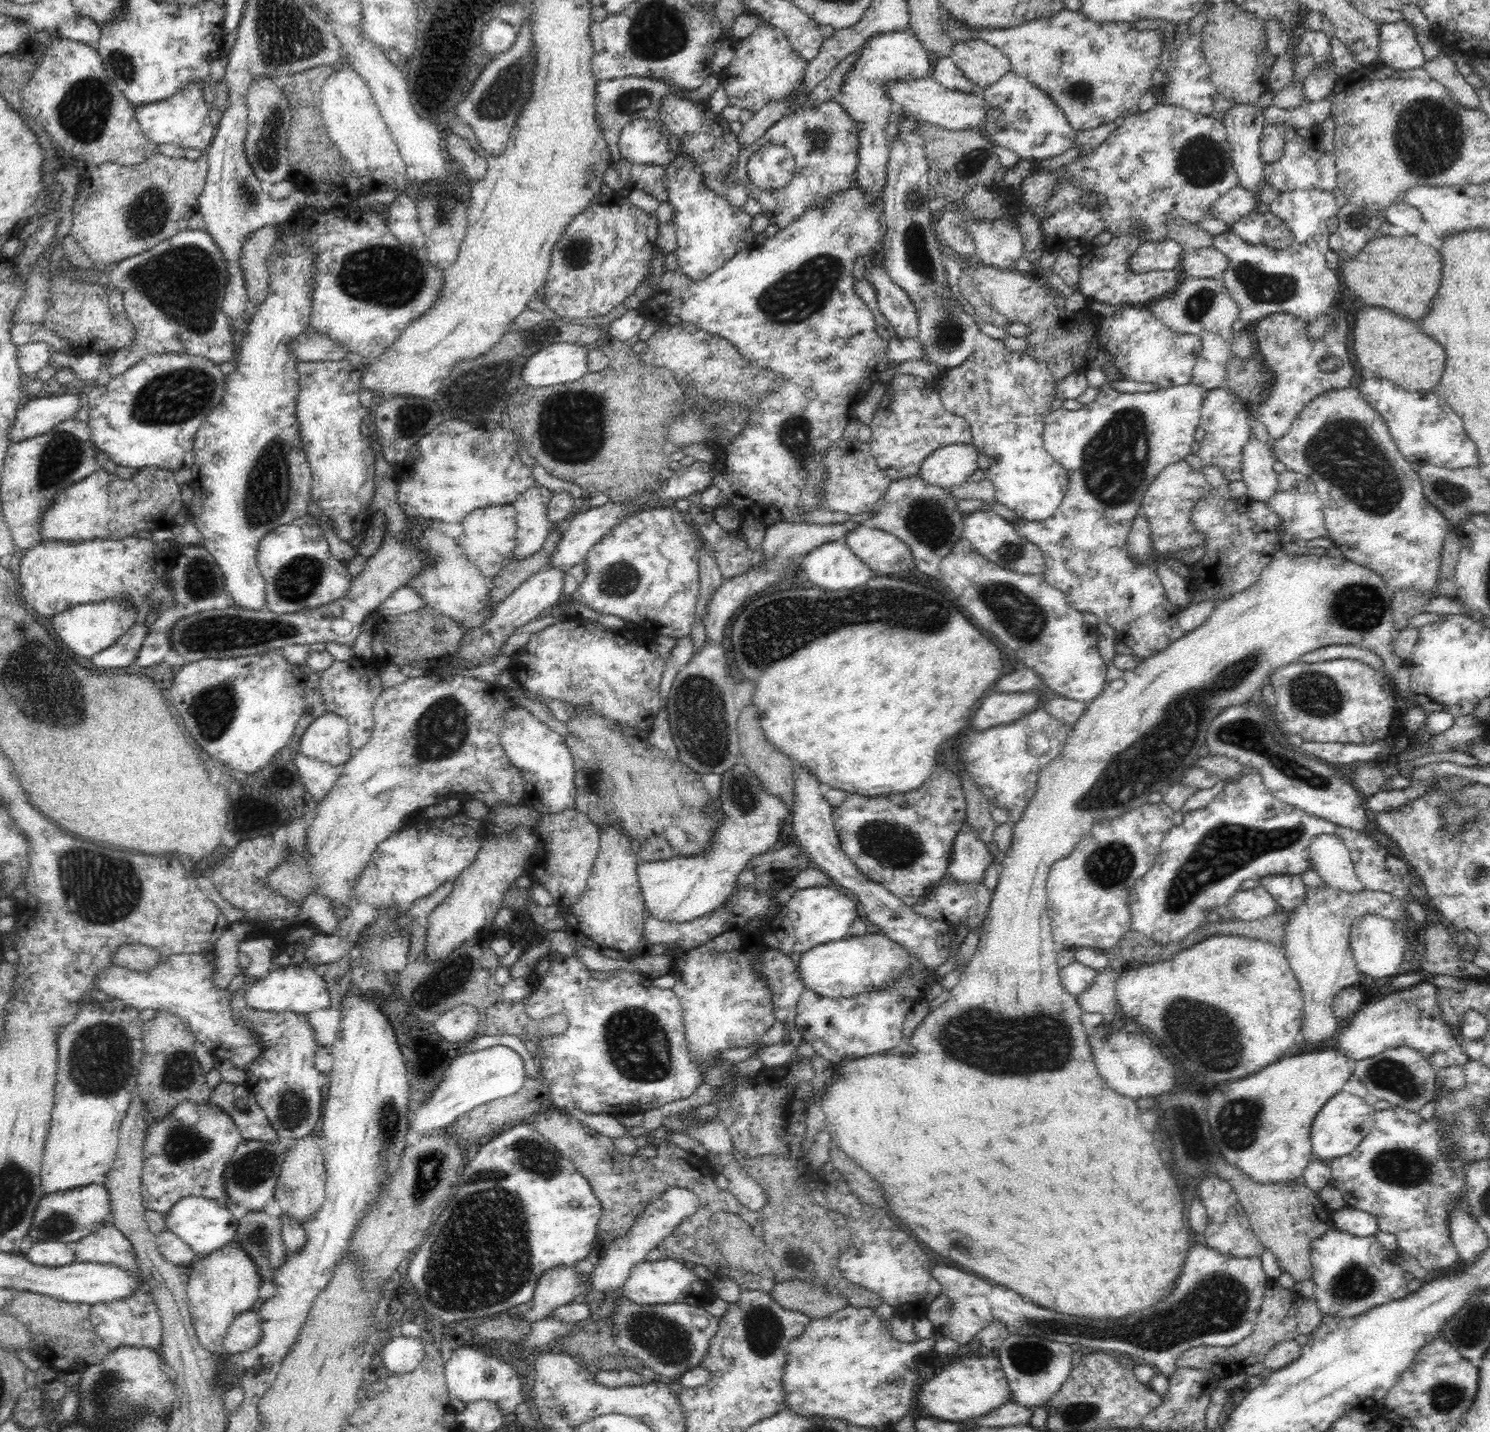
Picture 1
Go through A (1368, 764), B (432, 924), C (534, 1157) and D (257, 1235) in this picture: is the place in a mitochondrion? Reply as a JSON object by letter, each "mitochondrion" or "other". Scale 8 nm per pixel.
{"A":"other","B":"other","C":"mitochondrion","D":"mitochondrion"}

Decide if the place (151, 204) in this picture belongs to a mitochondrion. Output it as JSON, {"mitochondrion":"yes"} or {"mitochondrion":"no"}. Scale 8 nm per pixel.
{"mitochondrion":"yes"}

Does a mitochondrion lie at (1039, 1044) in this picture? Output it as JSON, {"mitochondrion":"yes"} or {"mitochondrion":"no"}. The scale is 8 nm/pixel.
{"mitochondrion":"yes"}

